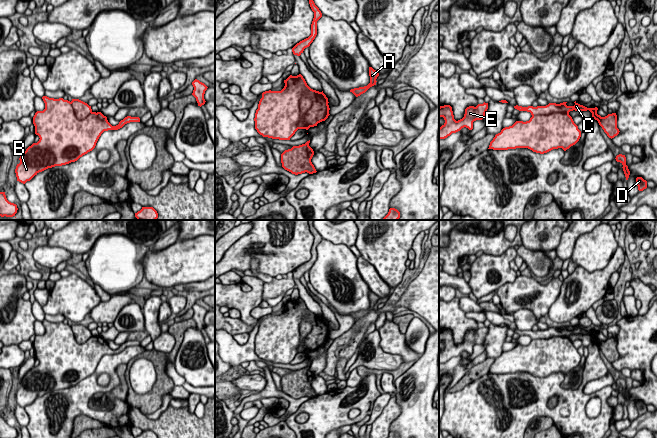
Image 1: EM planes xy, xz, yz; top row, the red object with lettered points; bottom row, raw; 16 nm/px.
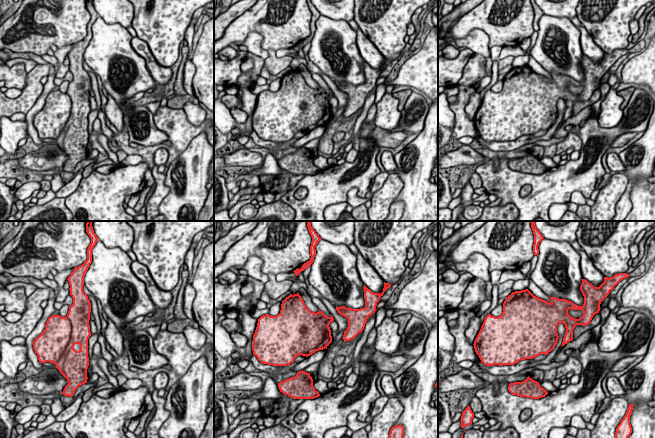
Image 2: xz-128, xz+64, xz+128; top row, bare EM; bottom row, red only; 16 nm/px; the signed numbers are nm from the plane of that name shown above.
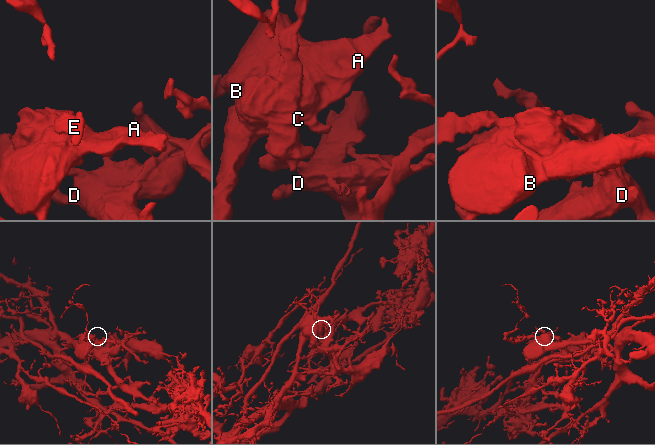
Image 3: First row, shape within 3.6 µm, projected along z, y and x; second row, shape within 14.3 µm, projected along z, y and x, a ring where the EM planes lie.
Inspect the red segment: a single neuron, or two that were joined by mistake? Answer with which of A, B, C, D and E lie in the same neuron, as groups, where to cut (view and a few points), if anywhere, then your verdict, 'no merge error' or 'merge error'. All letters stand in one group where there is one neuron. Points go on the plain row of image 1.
groups A B / C D E; cut xz (308, 317), (311, 323), (311, 331), (299, 345), (297, 352); merge error

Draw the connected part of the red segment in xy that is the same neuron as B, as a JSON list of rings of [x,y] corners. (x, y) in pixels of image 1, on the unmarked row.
[[[47,320],[42,323],[45,333],[37,335],[33,341],[35,358],[40,363],[20,380],[20,387],[15,393],[17,405],[23,408],[48,392],[77,385],[95,372],[104,355],[140,346],[139,341],[127,340],[118,349],[112,350],[101,336],[92,336],[80,344],[70,325]]]

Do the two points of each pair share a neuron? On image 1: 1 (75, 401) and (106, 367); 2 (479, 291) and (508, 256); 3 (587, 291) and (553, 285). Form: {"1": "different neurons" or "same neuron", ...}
{"1": "same neuron", "2": "same neuron", "3": "different neurons"}

